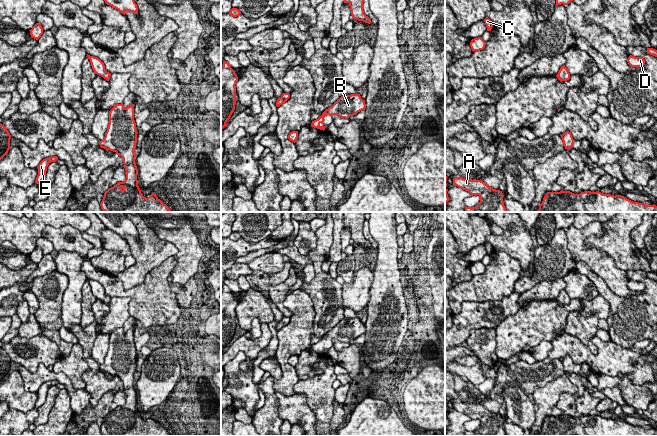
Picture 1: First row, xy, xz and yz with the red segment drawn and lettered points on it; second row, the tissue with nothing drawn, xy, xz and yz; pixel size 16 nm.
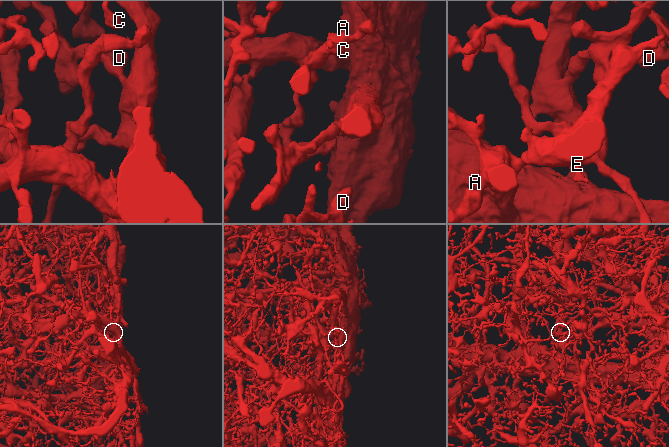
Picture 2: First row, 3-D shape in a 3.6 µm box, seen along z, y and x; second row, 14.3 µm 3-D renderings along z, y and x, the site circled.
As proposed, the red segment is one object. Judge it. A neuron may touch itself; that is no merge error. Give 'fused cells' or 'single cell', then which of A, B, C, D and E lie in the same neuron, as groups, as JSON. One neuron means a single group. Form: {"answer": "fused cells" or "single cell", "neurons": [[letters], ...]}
{"answer": "single cell", "neurons": [["A", "B", "C", "D", "E"]]}

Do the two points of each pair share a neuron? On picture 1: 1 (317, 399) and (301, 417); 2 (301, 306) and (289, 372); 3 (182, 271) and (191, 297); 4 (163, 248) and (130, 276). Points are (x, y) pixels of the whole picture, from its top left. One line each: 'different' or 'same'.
1: different
2: same
3: different
4: same

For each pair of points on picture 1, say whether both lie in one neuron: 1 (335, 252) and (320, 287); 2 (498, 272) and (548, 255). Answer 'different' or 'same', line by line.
1: different
2: different

